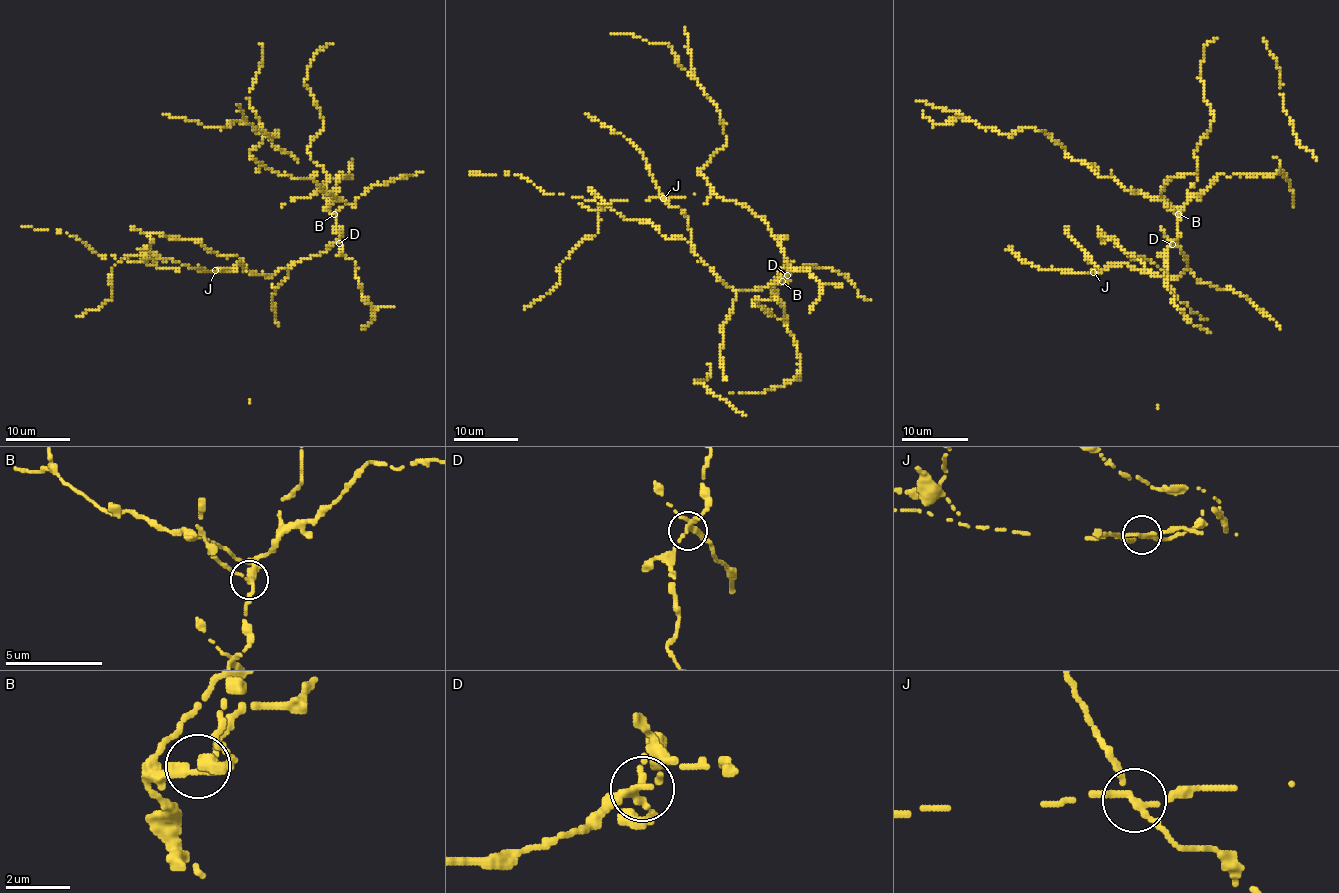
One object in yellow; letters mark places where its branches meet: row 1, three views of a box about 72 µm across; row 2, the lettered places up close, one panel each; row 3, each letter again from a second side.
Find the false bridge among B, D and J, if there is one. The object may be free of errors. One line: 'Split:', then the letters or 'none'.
Split: J

